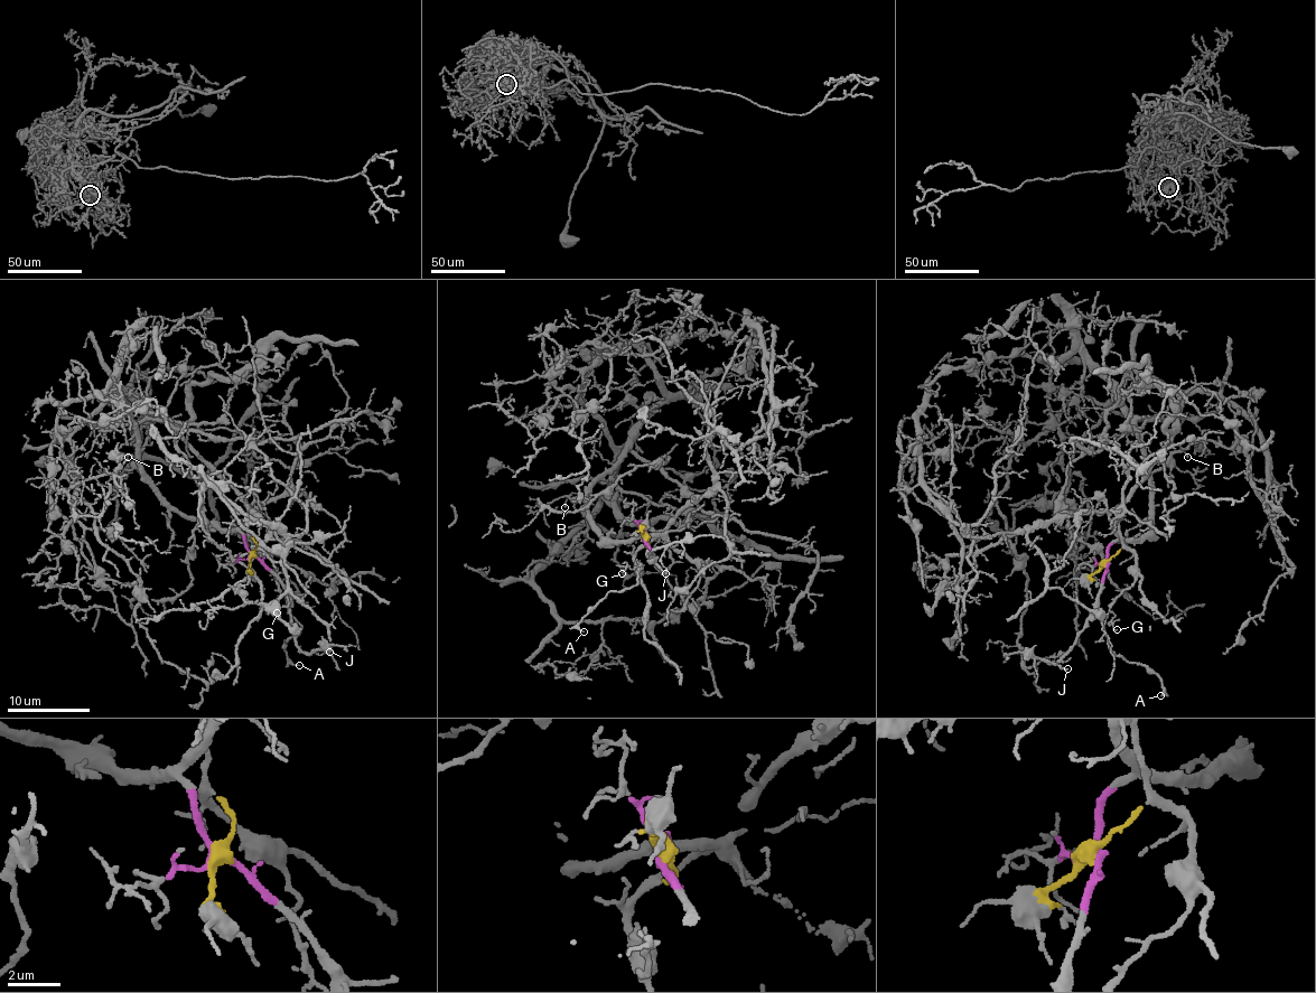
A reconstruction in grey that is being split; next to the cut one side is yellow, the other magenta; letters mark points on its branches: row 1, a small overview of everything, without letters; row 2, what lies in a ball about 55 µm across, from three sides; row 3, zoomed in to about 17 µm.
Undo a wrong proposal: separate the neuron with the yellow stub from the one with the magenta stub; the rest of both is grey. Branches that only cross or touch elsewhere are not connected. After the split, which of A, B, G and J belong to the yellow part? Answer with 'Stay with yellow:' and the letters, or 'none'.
Stay with yellow: A, G

